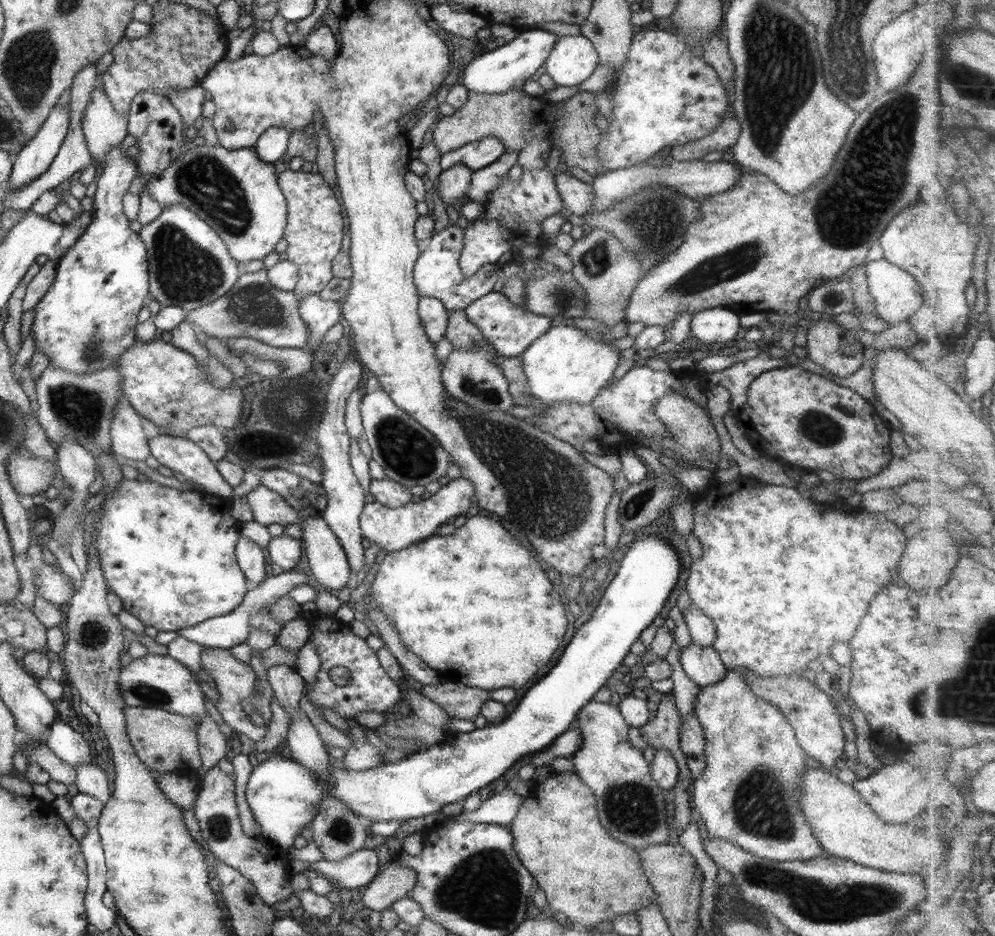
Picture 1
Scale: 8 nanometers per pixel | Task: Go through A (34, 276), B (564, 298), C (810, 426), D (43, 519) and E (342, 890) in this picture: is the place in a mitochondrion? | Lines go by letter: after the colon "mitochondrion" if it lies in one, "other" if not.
A: other
B: mitochondrion
C: mitochondrion
D: mitochondrion
E: other

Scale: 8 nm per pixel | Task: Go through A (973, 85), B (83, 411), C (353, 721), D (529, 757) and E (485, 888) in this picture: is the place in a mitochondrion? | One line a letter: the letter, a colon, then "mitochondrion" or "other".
A: mitochondrion
B: mitochondrion
C: other
D: other
E: mitochondrion

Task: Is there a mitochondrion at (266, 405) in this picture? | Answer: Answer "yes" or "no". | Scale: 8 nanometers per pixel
no

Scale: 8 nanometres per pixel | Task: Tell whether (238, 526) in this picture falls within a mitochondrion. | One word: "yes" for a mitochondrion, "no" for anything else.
no

